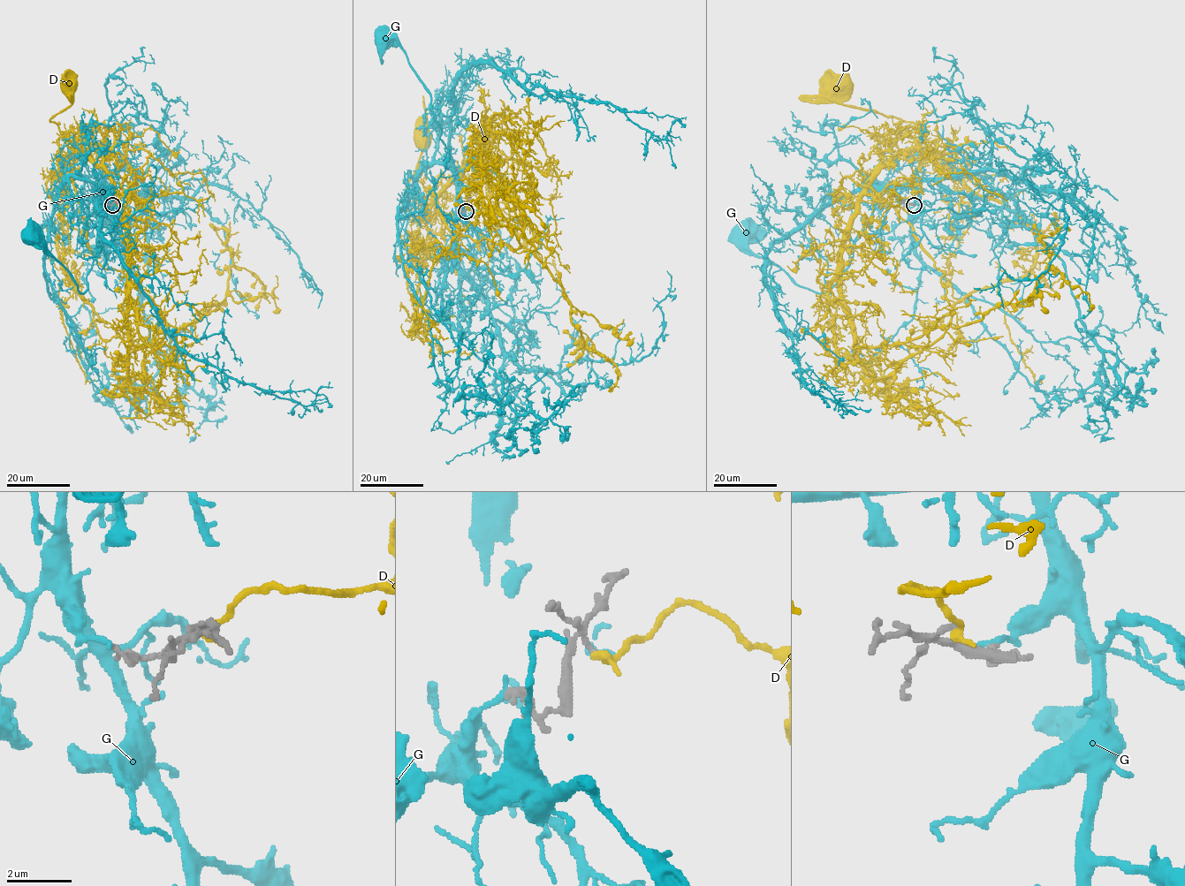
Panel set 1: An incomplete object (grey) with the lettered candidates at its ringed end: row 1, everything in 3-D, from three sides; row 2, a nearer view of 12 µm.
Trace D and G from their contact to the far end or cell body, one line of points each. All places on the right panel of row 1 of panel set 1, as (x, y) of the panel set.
D: (907, 201), (913, 187), (900, 177), (880, 193), (867, 187), (919, 147), (919, 128), (844, 104), (839, 86)
G: (912, 202), (917, 197), (914, 185), (879, 193), (854, 244), (849, 267), (824, 292), (799, 286), (742, 237)

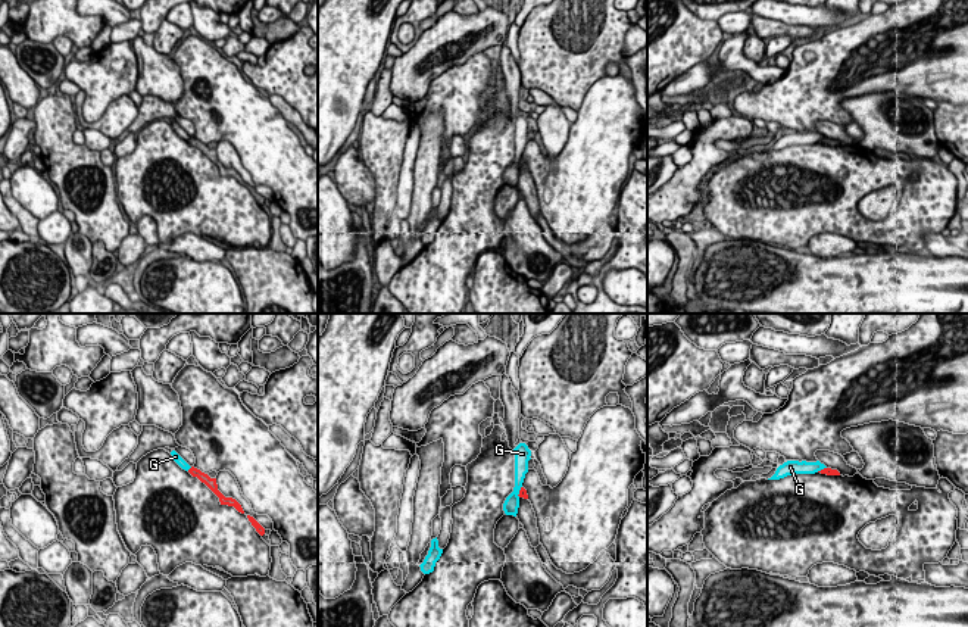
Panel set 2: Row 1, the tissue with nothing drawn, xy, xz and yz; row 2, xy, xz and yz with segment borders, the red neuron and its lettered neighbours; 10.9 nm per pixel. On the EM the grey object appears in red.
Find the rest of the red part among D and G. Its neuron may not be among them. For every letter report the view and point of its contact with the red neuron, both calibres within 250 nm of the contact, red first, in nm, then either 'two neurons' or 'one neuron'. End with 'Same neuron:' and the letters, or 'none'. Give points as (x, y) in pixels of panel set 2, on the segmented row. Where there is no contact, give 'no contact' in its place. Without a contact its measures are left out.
D: no contact | two neurons
G: xy (190, 468) | 100/90 nm | two neurons
Same neuron: none

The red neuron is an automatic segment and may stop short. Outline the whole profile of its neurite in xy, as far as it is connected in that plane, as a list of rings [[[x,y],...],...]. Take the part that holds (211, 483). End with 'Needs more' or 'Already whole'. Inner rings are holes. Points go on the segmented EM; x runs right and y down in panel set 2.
[[[191,467],[188,470],[188,472],[193,477],[197,477],[202,483],[204,483],[218,497],[221,505],[228,505],[228,506],[234,506],[238,512],[244,514],[241,505],[232,499],[232,497],[225,497],[219,490],[218,490],[218,484],[216,484],[216,478],[210,478],[207,474],[202,472],[200,470]]]. Already whole

